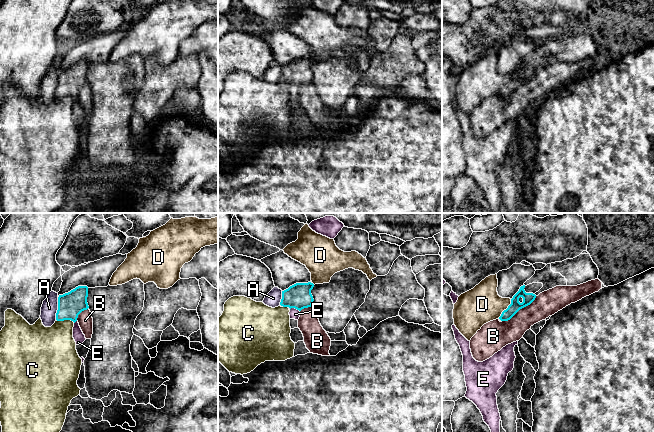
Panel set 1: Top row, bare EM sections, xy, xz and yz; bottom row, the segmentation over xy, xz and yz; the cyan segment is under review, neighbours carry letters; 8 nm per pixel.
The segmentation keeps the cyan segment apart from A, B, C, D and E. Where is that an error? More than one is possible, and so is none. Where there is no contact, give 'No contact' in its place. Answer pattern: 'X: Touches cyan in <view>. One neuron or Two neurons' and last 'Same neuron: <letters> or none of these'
A: Touches cyan in xy. Two neurons
B: Touches cyan in yz. Two neurons
C: Touches cyan in xy. Two neurons
D: Touches cyan in yz. Two neurons
E: Touches cyan in xz. Two neurons
Same neuron: none of these

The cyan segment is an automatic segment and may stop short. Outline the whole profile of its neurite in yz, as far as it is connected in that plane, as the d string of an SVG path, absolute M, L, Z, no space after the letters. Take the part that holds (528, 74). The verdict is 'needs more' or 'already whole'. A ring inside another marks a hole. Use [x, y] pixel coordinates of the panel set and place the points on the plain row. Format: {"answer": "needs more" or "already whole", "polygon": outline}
{"answer": "needs more", "polygon": "M580 30L573 35L547 40L543 45L536 46L511 75L511 80L499 93L499 97L510 96L520 85L530 81L542 68L556 62L577 62L598 55L599 45L590 30ZM532 59L542 59L543 63L536 68L526 69L524 64Z"}

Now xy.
{"answer": "already whole", "polygon": "M78 62L68 69L59 71L57 97L71 96L77 97L78 91L89 84L87 79L88 63Z"}

